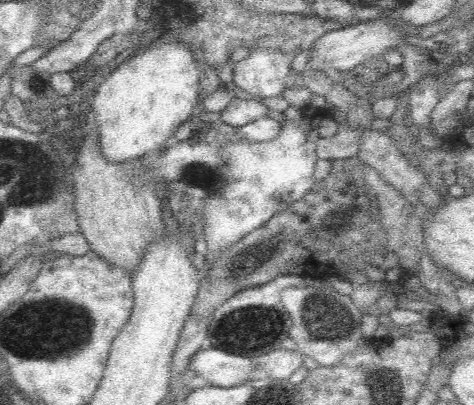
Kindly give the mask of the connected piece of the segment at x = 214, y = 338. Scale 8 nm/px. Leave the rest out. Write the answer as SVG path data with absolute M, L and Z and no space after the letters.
M278 276L268 284L246 288L234 294L230 300L226 300L226 304L222 304L222 308L218 308L210 318L212 322L208 326L208 332L210 332L208 338L212 342L212 348L220 348L224 352L250 356L250 358L266 356L272 350L282 350L280 344L284 338L290 336L290 328L294 324L282 304L282 292L290 286L302 288L306 284L300 276Z

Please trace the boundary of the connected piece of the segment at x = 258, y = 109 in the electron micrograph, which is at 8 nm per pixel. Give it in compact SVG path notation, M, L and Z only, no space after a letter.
M232 98L228 108L222 112L222 122L226 126L242 128L266 116L274 116L274 114L270 114L270 106L264 106L262 100L258 102L252 98Z

